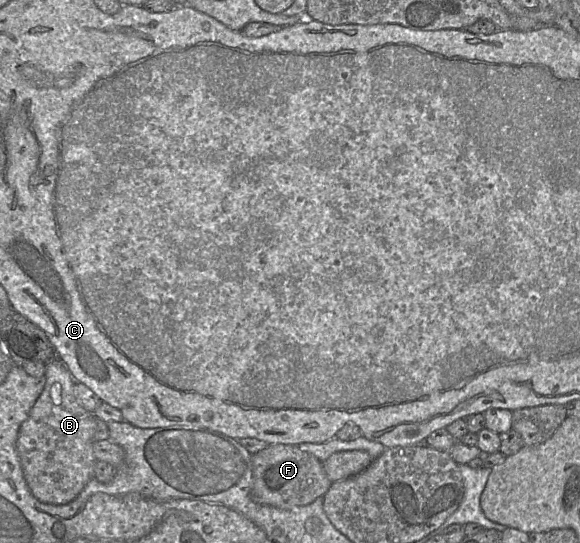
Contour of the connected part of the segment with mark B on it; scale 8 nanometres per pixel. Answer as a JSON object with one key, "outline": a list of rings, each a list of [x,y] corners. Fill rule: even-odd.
{"outline":[[[58,358],[46,364],[44,376],[44,389],[20,427],[16,449],[32,494],[45,503],[66,504],[95,477],[97,459],[93,444],[97,418],[77,401],[74,395],[76,382]]]}

